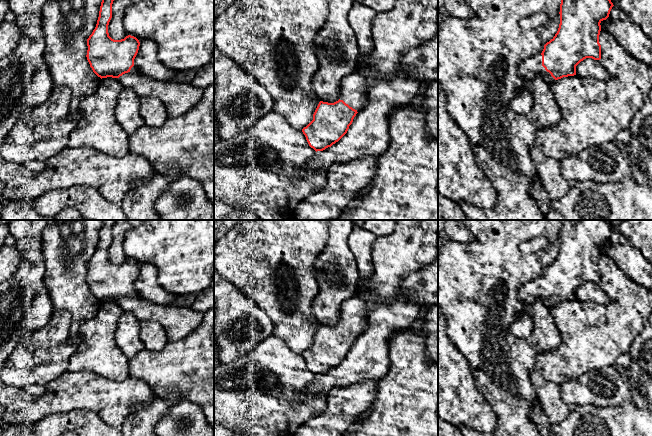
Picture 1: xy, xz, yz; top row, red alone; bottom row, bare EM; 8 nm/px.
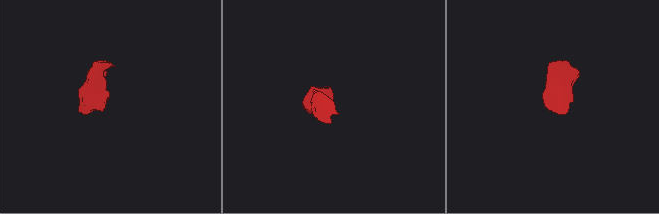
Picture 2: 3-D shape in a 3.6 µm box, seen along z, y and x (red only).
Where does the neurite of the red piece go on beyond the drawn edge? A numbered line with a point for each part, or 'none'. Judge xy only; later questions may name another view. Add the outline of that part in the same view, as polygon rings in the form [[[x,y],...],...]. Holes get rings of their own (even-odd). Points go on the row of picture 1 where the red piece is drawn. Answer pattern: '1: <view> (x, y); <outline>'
1: xy (178, 98); [[[135,65],[118,80],[140,98],[159,99],[166,107],[168,118],[175,118],[188,112],[200,101],[204,92],[203,89],[192,84],[149,78]]]

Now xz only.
1: xz (353, 87); [[[357,71],[344,77],[341,81],[340,100],[343,100],[357,112],[367,103],[367,85],[365,78]]]

